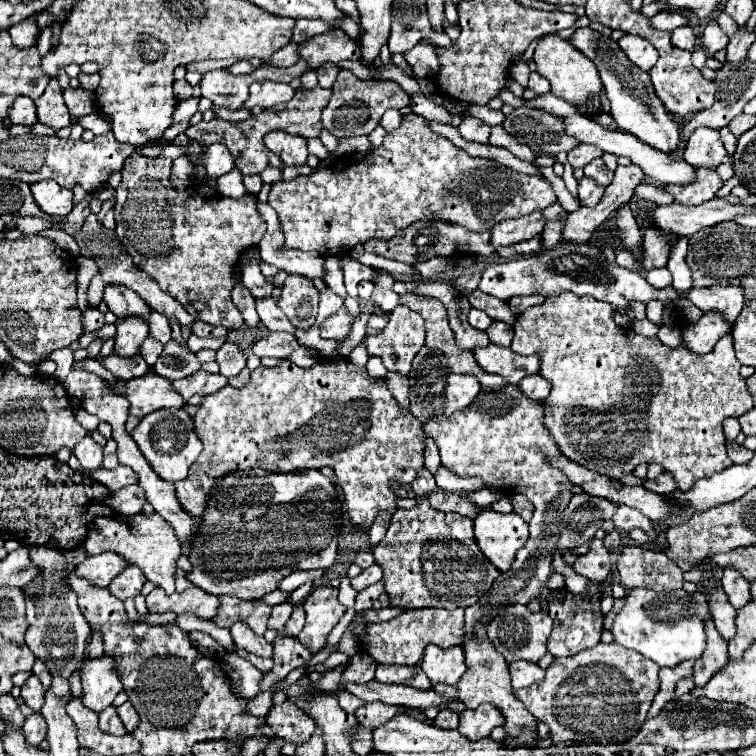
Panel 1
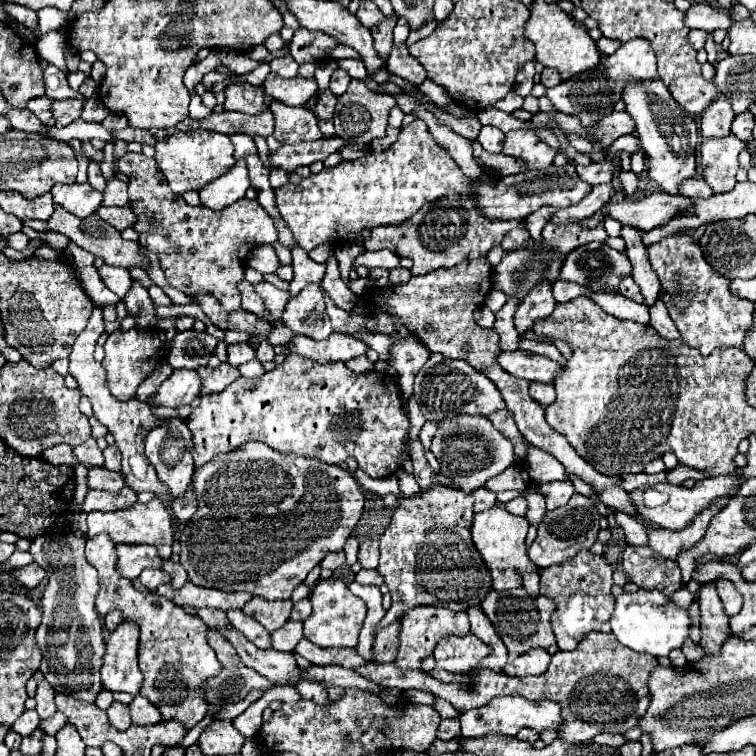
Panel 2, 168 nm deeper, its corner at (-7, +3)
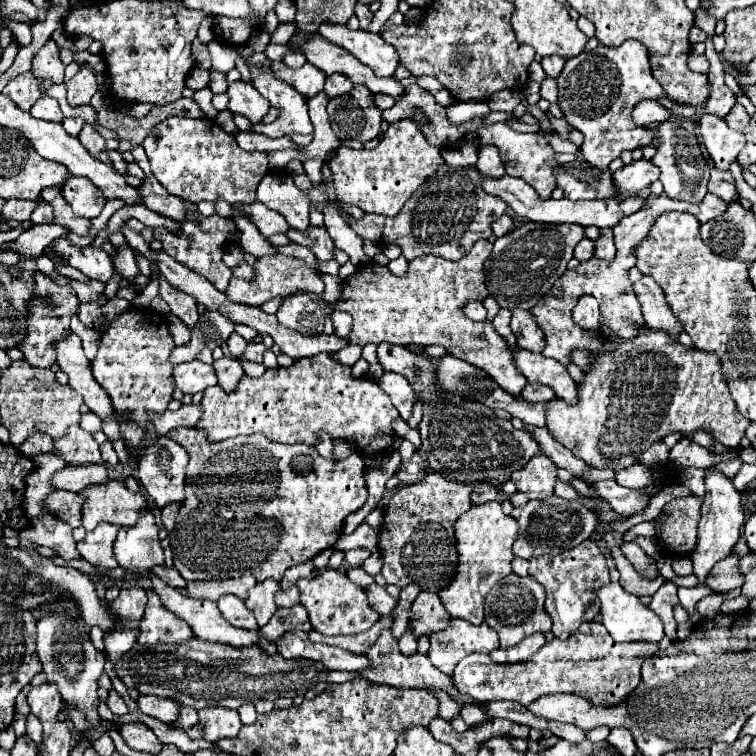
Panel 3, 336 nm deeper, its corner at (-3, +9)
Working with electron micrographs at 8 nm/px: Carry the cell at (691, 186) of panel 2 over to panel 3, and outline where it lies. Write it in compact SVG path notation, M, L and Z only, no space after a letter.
M712 169L710 171L710 183L708 183L708 191L722 197L724 201L738 201L738 191L734 187L734 179L730 175L730 171L718 171Z

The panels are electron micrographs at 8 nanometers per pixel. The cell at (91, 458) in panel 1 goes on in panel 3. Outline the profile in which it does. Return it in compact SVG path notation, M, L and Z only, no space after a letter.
M70 427L62 439L54 441L54 445L56 445L56 453L60 453L60 457L66 463L72 463L72 465L100 463L98 443L88 431L80 427Z

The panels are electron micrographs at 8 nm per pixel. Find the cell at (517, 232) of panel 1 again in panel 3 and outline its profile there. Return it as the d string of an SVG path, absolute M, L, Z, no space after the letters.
M632 161L630 165L624 165L620 171L612 173L612 181L616 183L616 195L638 195L642 189L650 187L650 183L658 179L658 175L658 167L650 161Z

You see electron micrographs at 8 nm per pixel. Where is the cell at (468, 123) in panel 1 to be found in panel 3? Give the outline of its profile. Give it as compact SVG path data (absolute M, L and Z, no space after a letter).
M492 145L480 147L478 153L480 153L480 157L478 157L476 167L480 169L480 173L490 175L490 177L504 175L504 165L502 165L502 161L500 161L500 155L498 155L496 147L492 147Z

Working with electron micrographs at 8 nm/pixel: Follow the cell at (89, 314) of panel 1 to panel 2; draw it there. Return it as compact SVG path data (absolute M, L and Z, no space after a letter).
M96 307L94 315L88 321L88 327L80 333L78 341L72 347L70 353L70 375L78 381L78 389L82 391L82 395L86 395L92 403L94 409L94 417L108 427L108 431L114 435L116 439L116 447L122 453L122 469L120 473L124 475L126 487L130 487L132 491L140 493L140 491L152 491L158 499L162 501L172 501L172 497L168 497L168 493L164 493L164 489L160 489L160 481L156 481L156 471L152 469L152 465L148 465L148 459L144 457L144 439L146 433L154 427L164 425L166 421L162 417L156 417L152 413L152 407L148 403L138 401L136 397L132 401L116 401L106 385L106 377L104 377L104 367L100 363L94 361L94 347L96 341L100 337L100 333L104 331L104 321L102 321L102 309Z

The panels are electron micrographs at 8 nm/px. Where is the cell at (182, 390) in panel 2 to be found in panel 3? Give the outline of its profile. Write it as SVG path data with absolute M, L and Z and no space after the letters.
M190 361L190 363L176 365L172 377L174 377L174 387L190 395L204 391L208 385L216 385L216 373L212 365L206 365L202 361Z

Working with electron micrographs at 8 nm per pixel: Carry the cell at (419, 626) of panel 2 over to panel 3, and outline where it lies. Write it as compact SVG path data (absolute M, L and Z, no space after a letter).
M420 593L412 603L408 615L410 615L408 625L416 639L420 639L422 635L432 635L434 631L448 627L450 623L450 615L444 609L444 603L434 593Z

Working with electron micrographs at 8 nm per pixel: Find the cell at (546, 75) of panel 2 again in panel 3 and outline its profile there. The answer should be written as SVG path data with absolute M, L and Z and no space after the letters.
M552 55L552 57L544 57L542 61L542 69L544 69L544 73L546 73L546 77L552 77L552 79L556 79L558 75L560 75L560 71L562 71L562 67L564 67L564 59L560 59L558 55Z

